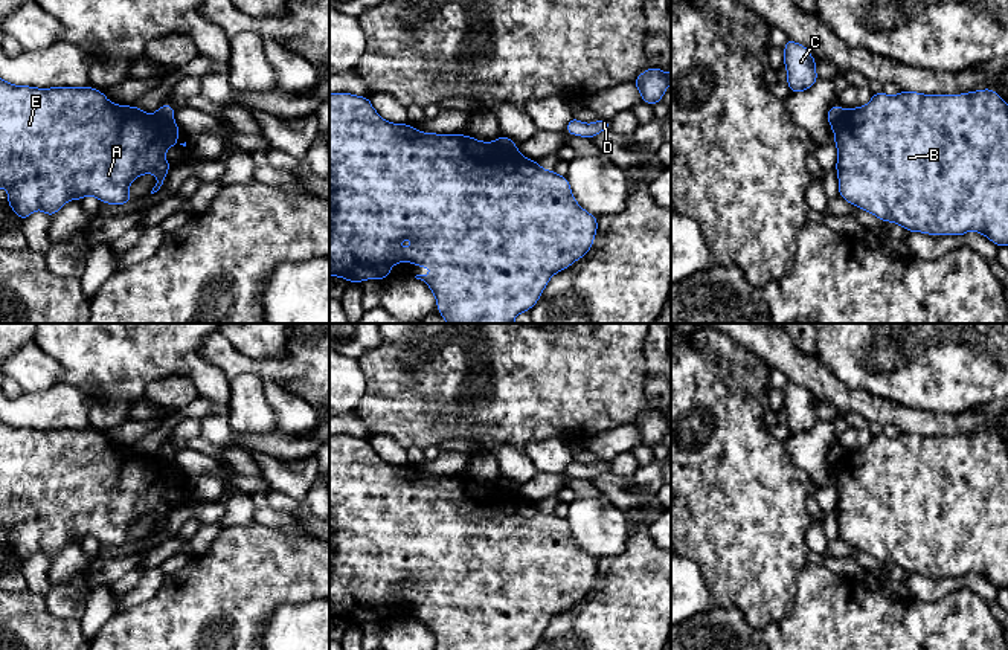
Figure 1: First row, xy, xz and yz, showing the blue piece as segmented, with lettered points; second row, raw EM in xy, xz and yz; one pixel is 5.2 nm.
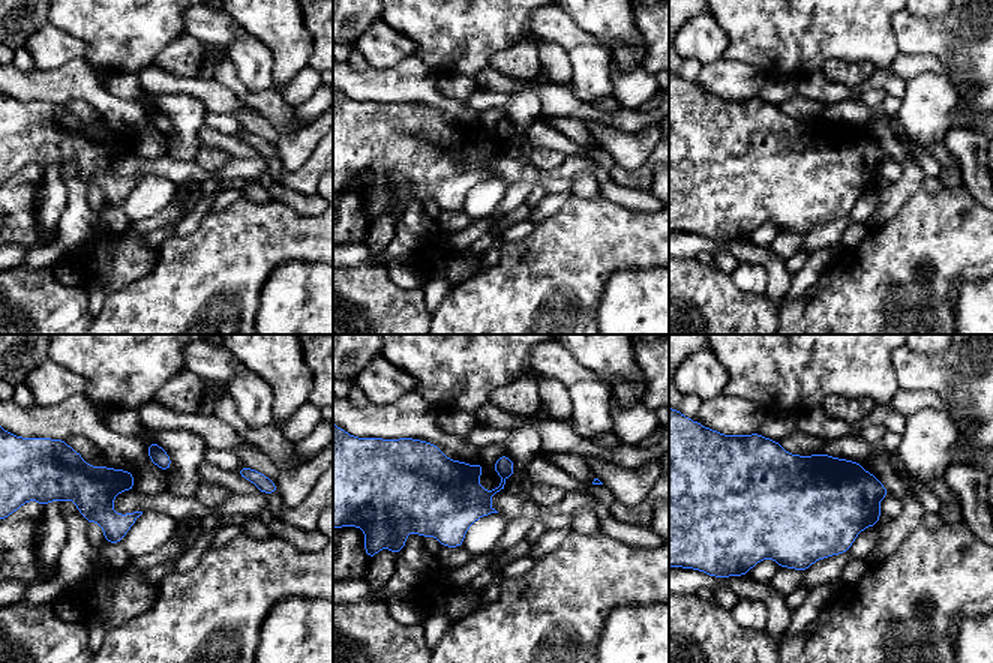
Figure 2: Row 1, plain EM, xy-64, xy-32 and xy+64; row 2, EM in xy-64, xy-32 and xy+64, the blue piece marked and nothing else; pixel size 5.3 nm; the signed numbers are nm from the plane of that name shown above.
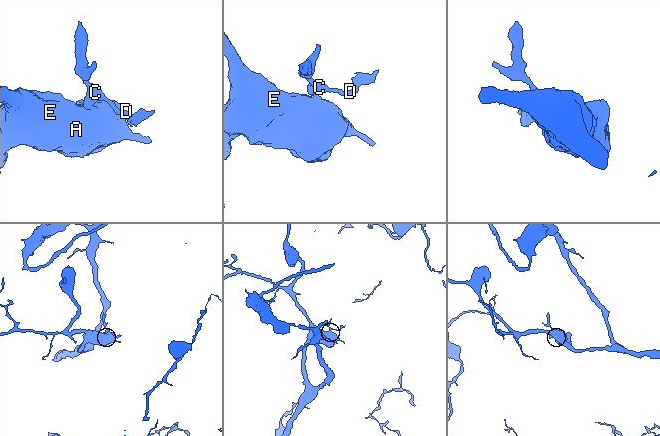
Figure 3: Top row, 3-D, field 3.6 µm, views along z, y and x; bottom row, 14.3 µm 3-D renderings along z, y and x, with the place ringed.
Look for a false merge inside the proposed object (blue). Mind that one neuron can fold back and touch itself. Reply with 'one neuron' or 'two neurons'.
two neurons

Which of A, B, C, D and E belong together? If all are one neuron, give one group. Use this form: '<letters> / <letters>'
A B E / C D

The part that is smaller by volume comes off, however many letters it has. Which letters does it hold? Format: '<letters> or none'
C, D

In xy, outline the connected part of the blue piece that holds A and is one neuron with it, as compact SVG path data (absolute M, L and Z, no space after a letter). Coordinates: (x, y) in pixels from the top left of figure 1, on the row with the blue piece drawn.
M0 78L0 188L3 186L8 189L8 204L21 221L26 220L34 211L43 211L52 218L67 201L81 201L85 195L93 195L101 203L107 204L128 204L131 203L131 182L148 172L157 177L157 183L152 188L151 194L157 192L163 185L168 171L171 169L169 162L165 159L165 153L168 148L178 145L178 134L180 128L175 122L168 122L157 117L156 114L145 113L137 105L128 107L113 104L101 90L93 87L38 88L30 85L14 85Z

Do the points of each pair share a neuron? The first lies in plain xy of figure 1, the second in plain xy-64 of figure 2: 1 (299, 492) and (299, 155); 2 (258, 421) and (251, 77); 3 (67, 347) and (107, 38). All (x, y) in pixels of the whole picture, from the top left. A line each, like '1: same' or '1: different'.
1: same
2: same
3: same

